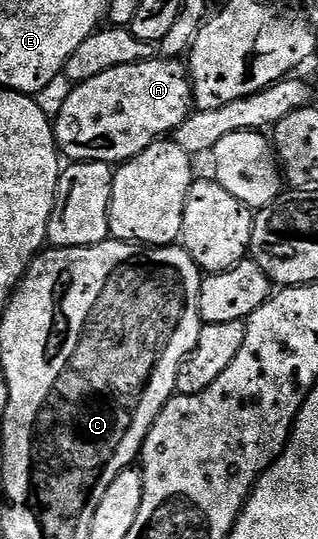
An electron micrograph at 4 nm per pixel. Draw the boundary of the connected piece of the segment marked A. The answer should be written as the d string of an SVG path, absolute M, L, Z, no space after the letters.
M157 56L134 66L110 68L102 76L94 76L73 85L62 112L54 116L56 148L72 162L107 162L119 164L136 158L153 142L171 135L193 113L192 79L188 67L180 58Z

